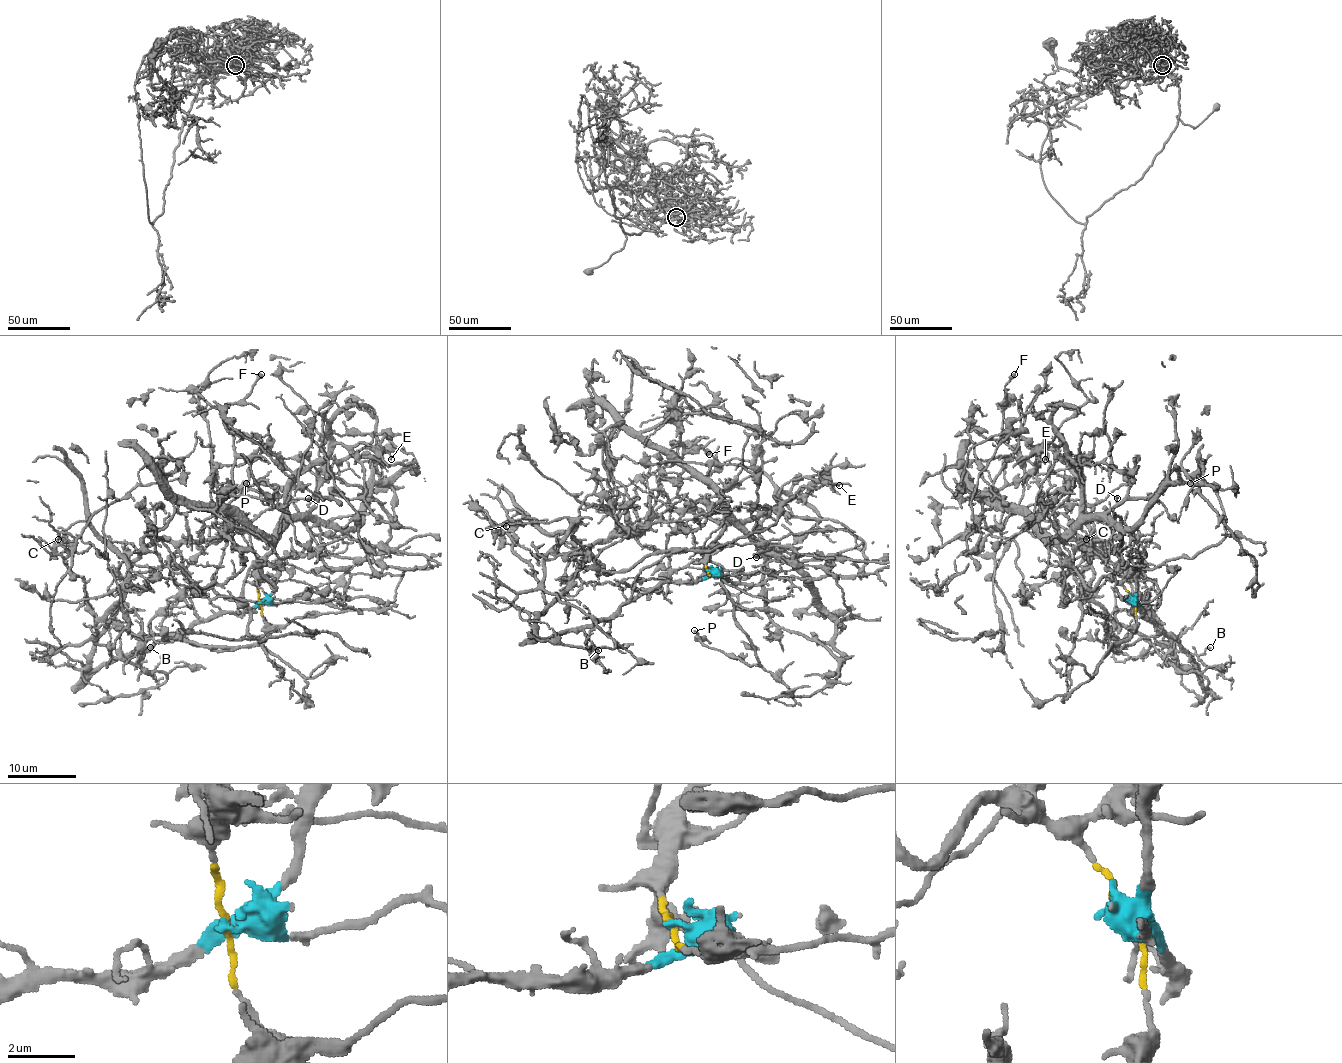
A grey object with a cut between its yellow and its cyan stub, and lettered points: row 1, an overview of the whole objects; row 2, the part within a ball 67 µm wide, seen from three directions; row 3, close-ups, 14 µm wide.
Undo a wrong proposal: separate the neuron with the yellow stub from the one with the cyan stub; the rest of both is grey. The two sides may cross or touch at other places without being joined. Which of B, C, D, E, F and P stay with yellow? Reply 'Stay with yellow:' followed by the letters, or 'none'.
Stay with yellow: D, E, F, P

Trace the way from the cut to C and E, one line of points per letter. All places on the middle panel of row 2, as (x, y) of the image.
C: (708, 571), (689, 581), (663, 581), (593, 626), (540, 636), (543, 588), (512, 549), (516, 537), (505, 526)
E: (708, 571), (710, 547), (722, 528), (710, 512), (722, 499), (735, 521), (756, 519), (814, 483), (838, 485)

